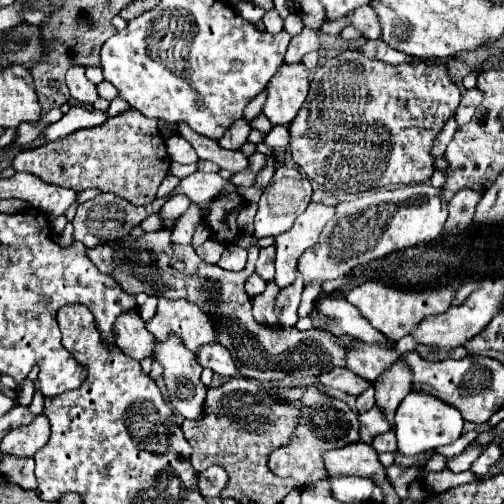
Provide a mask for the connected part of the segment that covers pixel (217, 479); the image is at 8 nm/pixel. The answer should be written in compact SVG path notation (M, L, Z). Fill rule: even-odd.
M214 465L214 467L210 467L210 469L206 469L206 471L200 473L198 487L200 487L200 493L204 497L216 497L226 487L226 483L228 483L226 471L222 467Z

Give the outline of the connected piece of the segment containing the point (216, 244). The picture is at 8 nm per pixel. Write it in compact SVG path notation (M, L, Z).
M206 239L200 247L196 247L196 253L198 253L198 257L200 257L204 263L216 265L218 259L220 259L220 255L224 253L224 249L226 249L224 243L220 243L220 241L216 241L216 239Z

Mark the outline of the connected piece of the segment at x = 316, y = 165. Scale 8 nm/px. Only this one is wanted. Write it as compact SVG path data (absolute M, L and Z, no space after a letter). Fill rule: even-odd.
M342 51L334 59L330 59L328 65L316 69L314 79L310 83L308 99L304 101L304 105L300 109L300 115L288 127L288 131L290 131L290 153L292 153L292 161L300 167L300 171L306 173L306 177L310 181L314 181L316 185L324 187L332 195L340 195L340 193L360 193L360 191L370 191L370 189L386 187L386 185L426 183L432 177L432 173L434 173L434 157L430 155L432 141L440 133L440 127L444 127L444 123L456 113L456 107L460 103L460 95L462 95L460 89L452 83L450 73L448 73L448 69L444 65L436 65L436 63L418 63L418 65L414 65L414 63L398 63L398 65L390 65L390 63L384 63L384 61L368 59L360 51Z

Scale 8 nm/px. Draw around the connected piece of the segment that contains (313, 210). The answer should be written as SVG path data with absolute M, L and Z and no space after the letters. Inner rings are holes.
M312 203L306 207L300 217L296 217L294 227L276 237L276 285L280 289L296 281L296 261L298 257L312 247L324 225L334 217L334 207Z

